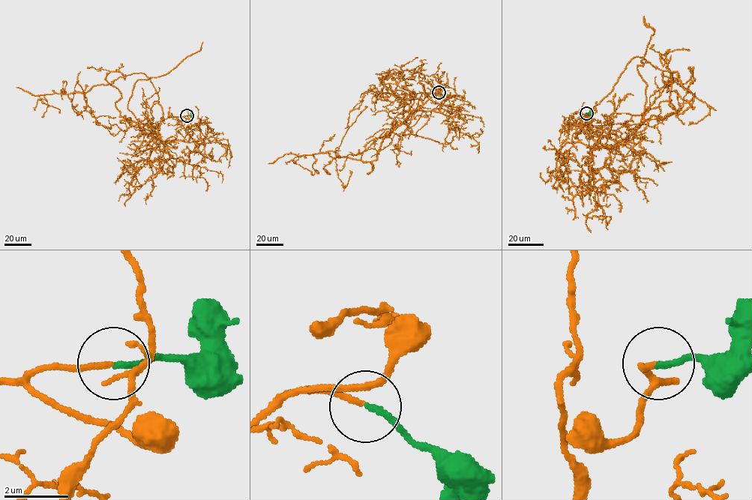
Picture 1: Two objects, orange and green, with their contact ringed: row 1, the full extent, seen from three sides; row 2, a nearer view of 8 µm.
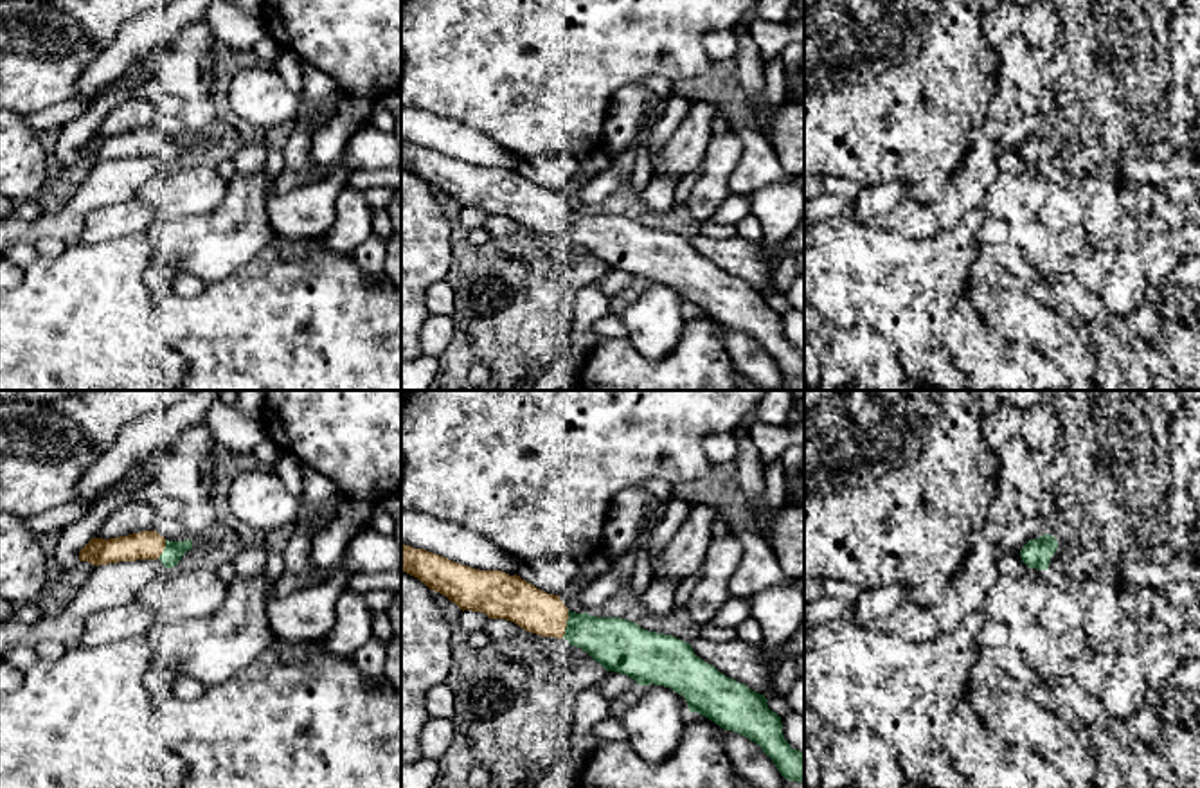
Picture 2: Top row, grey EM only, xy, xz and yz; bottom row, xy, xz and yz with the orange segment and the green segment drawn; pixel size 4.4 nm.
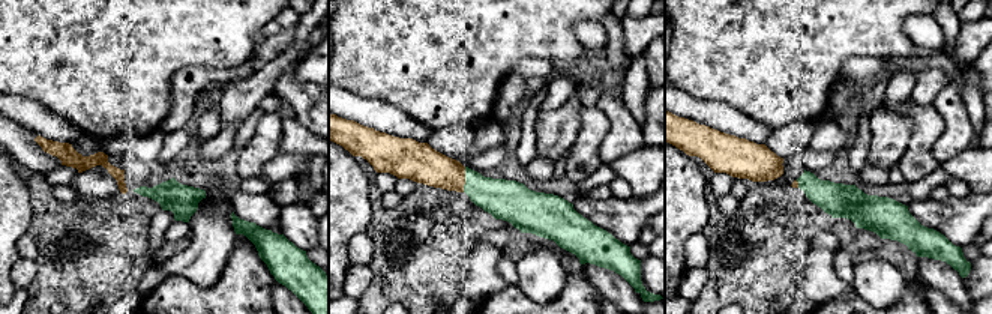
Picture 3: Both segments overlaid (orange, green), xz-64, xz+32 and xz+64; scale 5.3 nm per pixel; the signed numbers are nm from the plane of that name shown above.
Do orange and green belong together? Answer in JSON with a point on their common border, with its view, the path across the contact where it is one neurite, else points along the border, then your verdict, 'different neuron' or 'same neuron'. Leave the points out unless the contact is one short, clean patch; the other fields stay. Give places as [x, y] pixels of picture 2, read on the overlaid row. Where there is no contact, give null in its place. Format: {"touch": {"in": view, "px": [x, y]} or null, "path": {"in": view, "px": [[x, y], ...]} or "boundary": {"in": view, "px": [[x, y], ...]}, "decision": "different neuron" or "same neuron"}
{"touch": {"in": "xz", "px": [565, 625]}, "decision": "same neuron"}

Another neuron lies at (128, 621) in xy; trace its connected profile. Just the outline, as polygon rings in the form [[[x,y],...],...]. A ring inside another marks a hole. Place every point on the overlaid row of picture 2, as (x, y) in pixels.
[[[137,603],[113,606],[86,617],[77,646],[99,648],[137,639],[148,635],[157,622],[157,615],[140,608]]]

